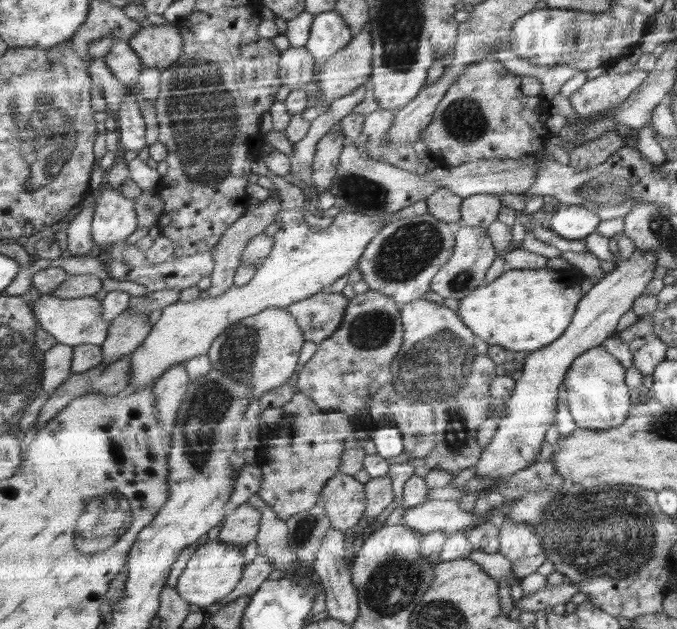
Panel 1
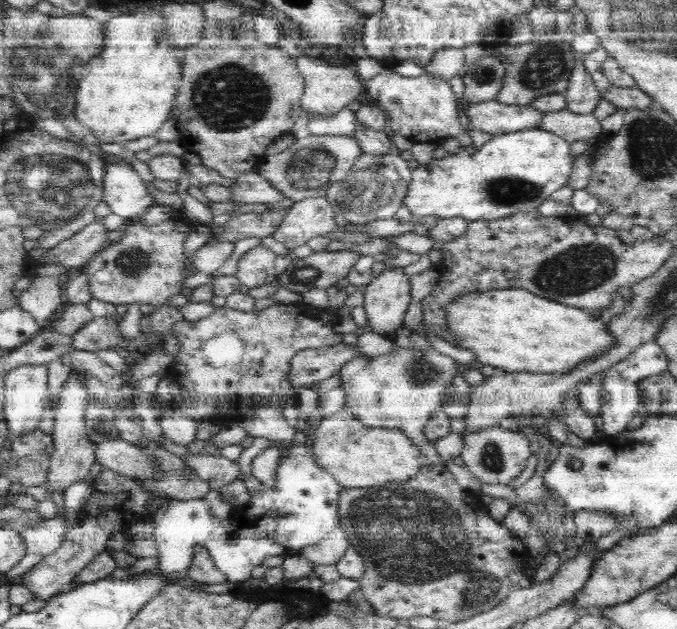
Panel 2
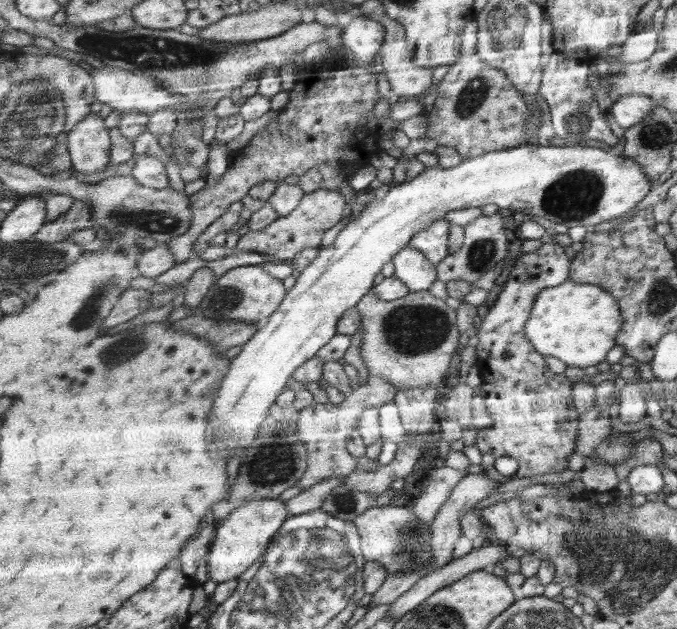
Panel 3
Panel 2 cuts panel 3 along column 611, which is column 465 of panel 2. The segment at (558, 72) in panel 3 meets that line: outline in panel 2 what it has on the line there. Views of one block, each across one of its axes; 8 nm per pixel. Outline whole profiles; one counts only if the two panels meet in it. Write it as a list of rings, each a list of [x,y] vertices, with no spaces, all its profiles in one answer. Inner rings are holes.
[[[388,70],[362,83],[368,92],[368,98],[376,102],[382,111],[388,113],[387,129],[391,134],[405,136],[413,143],[426,142],[439,145],[453,138],[460,141],[461,145],[472,145],[470,134],[460,123],[461,110],[448,81],[428,73],[416,78],[408,78],[394,70]]]

